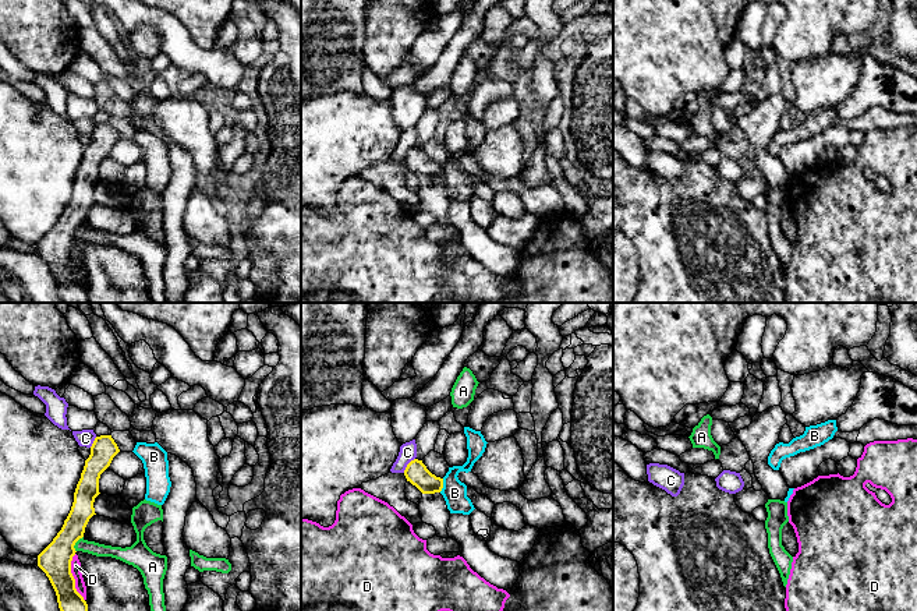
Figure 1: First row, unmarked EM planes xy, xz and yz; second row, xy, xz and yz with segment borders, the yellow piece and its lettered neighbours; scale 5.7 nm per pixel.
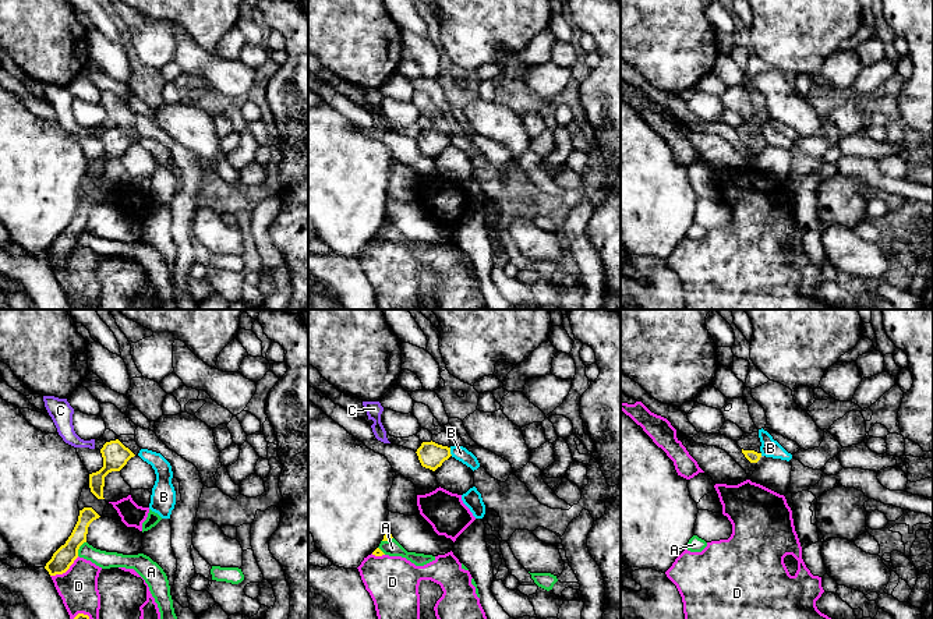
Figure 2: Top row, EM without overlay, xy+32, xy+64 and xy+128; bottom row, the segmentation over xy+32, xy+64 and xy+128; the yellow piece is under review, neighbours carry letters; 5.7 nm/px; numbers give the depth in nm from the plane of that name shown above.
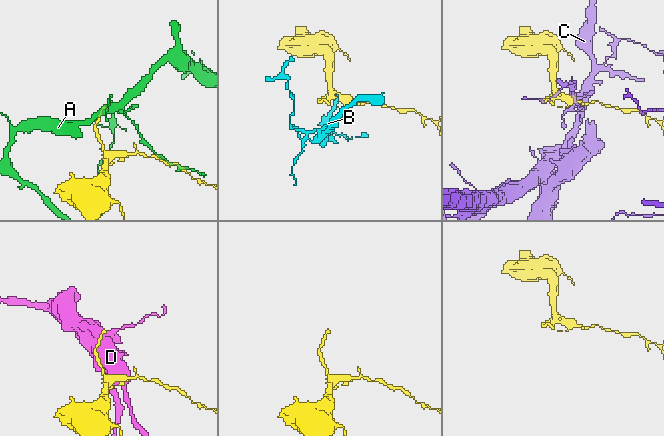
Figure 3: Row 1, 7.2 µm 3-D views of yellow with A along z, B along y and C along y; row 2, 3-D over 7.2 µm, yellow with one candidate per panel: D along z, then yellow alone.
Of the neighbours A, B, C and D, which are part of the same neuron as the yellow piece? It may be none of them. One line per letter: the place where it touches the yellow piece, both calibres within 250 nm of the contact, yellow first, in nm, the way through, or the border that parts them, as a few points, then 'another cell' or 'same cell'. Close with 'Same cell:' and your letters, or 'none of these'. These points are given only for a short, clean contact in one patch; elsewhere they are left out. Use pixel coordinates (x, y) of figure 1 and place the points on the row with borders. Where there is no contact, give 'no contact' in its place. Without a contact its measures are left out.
A: meets yellow in xy at (74, 544); 180 nm thick on the yellow side, 80 nm on the other; border along xy (82, 536), (74, 546), (75, 551); another cell
B: meets yellow in xz at (442, 486); 130 nm thick on the yellow side, 140 nm on the other; border along xz (443, 479), (443, 487), (439, 491); another cell
C: meets yellow in xz at (407, 465); 130 nm thick on the yellow side, 100 nm on the other; another cell
D: meets yellow in xy at (73, 578); 180 nm thick on the yellow side, 60 nm on the other; another cell
Same cell: none of these

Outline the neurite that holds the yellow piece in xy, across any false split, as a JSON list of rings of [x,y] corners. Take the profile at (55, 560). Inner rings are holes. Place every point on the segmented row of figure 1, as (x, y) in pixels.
[[[111,435],[96,437],[91,455],[85,460],[81,478],[74,492],[71,511],[53,541],[38,555],[38,566],[49,578],[60,611],[88,611],[88,604],[75,589],[71,561],[75,543],[84,537],[89,519],[96,515],[93,502],[99,492],[100,474],[120,452]]]

